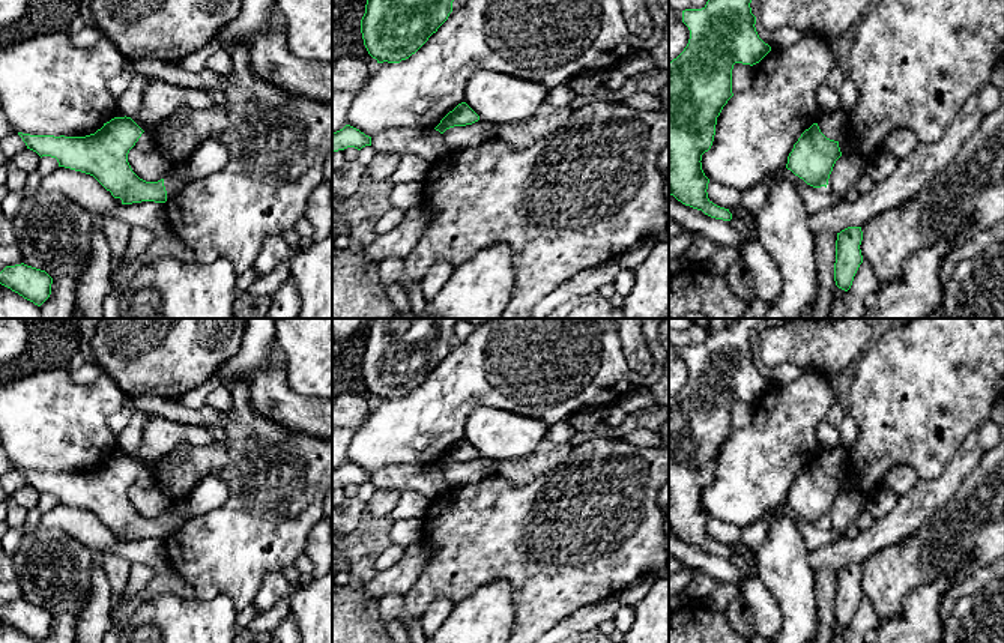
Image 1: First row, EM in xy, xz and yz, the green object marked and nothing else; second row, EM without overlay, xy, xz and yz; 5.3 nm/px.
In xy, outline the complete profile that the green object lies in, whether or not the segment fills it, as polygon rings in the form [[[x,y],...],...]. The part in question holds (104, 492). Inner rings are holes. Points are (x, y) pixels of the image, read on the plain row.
[[[114,454],[86,473],[30,472],[18,469],[27,485],[56,494],[59,503],[93,512],[122,541],[165,539],[164,515],[146,518],[128,499],[128,490],[144,467],[131,454]]]

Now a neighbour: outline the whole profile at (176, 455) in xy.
[[[179,442],[168,452],[158,457],[152,467],[147,469],[150,472],[150,481],[156,485],[165,485],[165,470],[173,464],[182,464],[186,461],[194,448],[195,446],[188,442]]]

